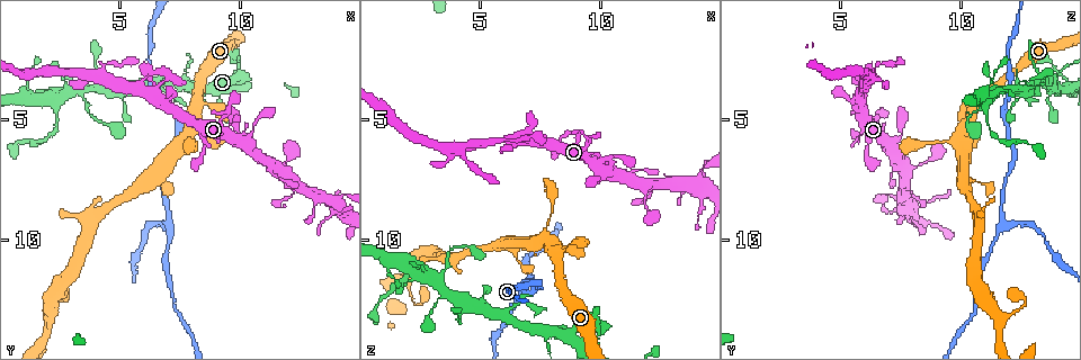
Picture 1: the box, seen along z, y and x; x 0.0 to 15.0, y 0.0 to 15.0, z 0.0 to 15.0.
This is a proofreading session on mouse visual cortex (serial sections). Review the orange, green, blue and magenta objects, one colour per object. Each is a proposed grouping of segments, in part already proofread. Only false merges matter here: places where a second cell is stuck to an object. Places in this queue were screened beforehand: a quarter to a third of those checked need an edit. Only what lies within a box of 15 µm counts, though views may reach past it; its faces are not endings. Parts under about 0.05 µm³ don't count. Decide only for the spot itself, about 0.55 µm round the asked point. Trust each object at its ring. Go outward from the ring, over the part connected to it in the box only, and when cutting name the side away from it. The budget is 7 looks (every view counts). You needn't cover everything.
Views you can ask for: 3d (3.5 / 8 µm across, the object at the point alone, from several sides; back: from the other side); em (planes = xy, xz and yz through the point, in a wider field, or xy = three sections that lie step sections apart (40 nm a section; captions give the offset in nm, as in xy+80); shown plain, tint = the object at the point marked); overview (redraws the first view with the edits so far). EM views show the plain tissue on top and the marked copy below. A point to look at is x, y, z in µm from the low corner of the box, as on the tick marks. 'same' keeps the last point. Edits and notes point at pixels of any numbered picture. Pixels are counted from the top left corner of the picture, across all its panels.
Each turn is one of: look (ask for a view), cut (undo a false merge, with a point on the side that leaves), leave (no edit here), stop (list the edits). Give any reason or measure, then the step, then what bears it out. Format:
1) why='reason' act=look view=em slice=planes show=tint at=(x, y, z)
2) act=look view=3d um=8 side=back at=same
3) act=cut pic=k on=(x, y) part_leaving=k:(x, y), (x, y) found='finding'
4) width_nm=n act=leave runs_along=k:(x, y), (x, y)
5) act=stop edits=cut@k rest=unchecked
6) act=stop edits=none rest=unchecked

why='a fork' act=look view=3d um=3.5 side=back at=(7.0, 9.4, 11.7)

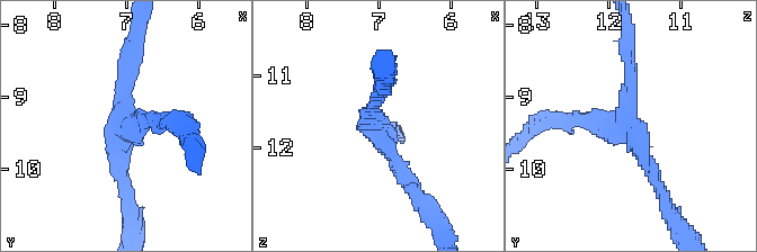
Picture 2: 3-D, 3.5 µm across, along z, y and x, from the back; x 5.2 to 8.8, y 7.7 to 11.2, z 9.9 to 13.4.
arms=3 arm_widths_nm=200,200,200 why='now the EM' act=look view=em slice=xy step=3 show=tint at=(7.00, 9.35, 11.75)

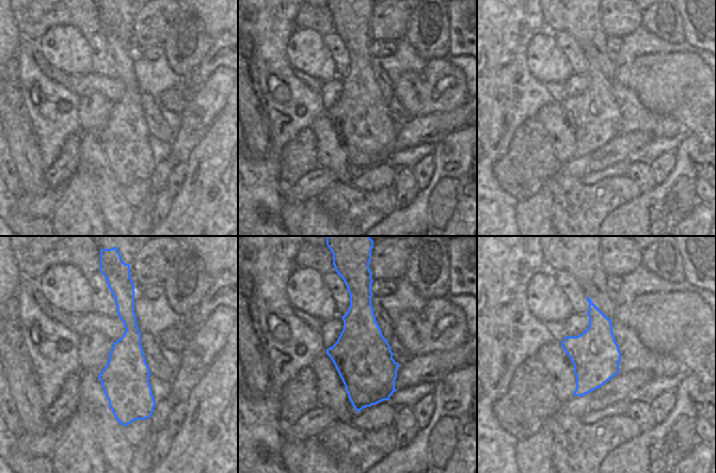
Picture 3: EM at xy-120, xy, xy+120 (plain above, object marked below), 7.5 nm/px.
width_nm=440 act=leave runs_along=2:(628, 48), (628, 124), (659, 190) found='one cell here'

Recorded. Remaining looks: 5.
why='sharp bend' act=look view=3d um=3.5 at=(6.7, 3.6, 12.6)

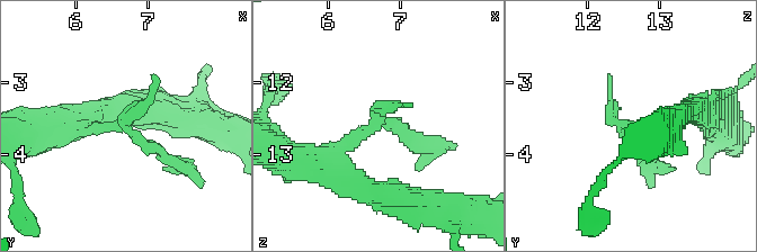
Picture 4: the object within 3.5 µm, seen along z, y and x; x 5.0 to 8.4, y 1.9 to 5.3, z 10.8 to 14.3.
why='shape alone is not enough' act=look view=em slice=xy step=1 show=tint at=(6.70, 3.55, 12.55)

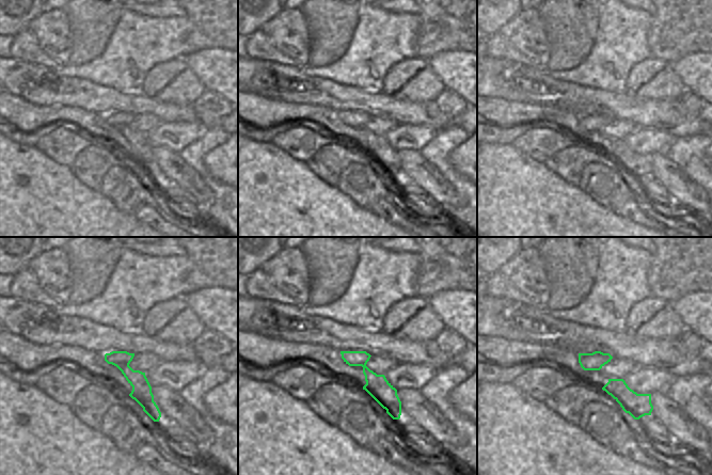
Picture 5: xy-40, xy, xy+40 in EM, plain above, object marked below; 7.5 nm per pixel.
why='cut it another way' act=look view=em slice=xy step=5 show=tint at=same

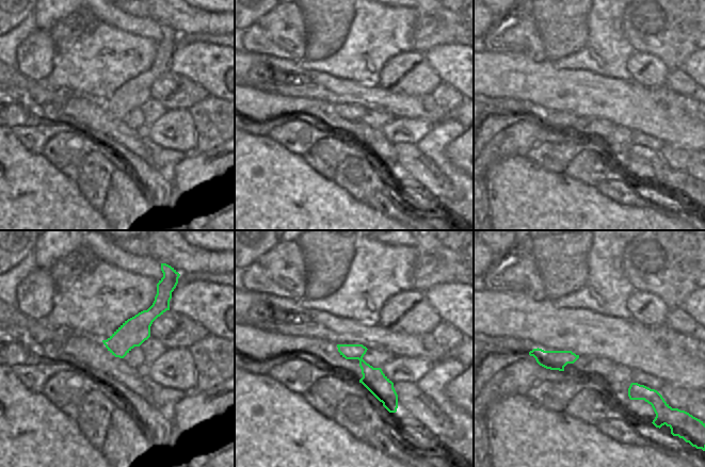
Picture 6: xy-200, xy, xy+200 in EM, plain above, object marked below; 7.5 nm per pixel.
act=leave runs_along=6:(340, 347), (362, 361), (393, 408) found='all the same cell'

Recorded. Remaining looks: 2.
why='a narrow waist' act=look view=3d um=3.5 at=(2.3, 5.1, 11.1)

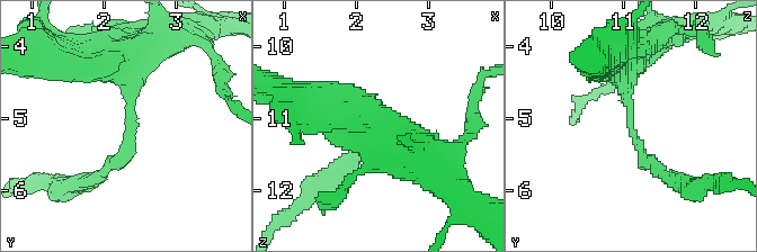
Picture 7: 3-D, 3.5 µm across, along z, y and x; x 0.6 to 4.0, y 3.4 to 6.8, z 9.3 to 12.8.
arm_widths_nm=200,300 why='shape alone is not enough' act=look view=em slice=xy step=2 show=tint at=(2.40, 5.20, 11.10)

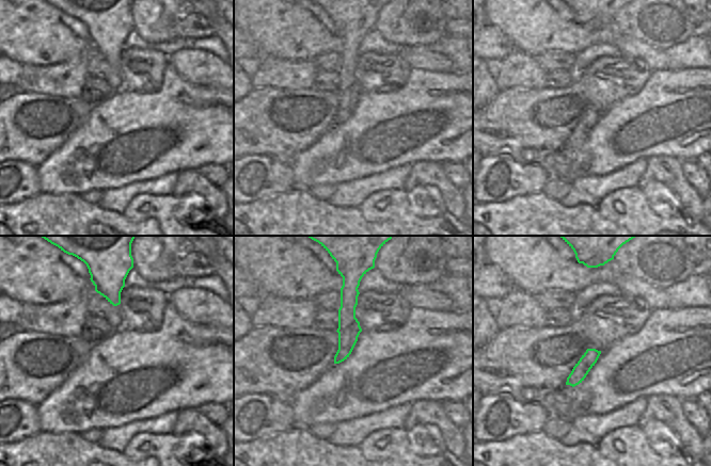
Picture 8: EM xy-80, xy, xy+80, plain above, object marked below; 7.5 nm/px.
act=leave runs_along=8:(345, 285), (347, 341), (336, 360) found='one cell here'

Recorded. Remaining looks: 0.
act=stop edits=none rest=unchecked

